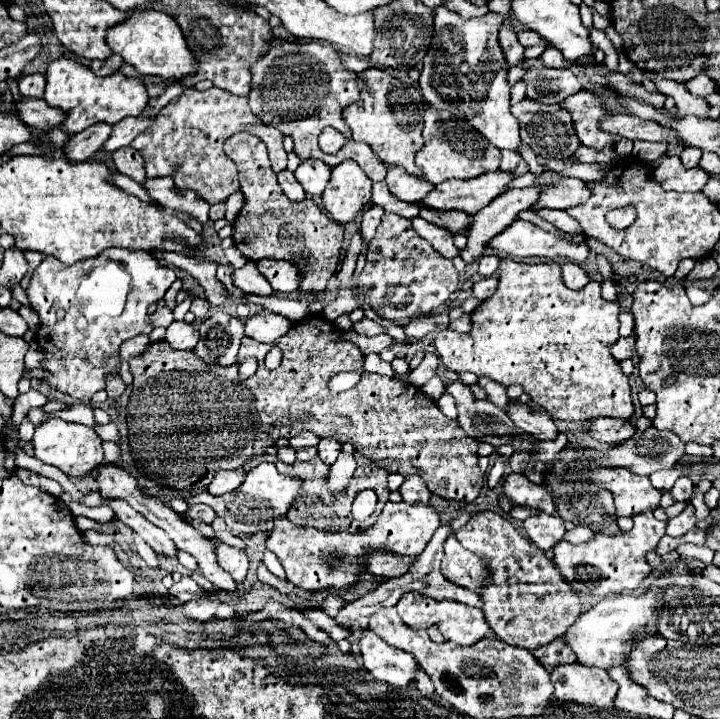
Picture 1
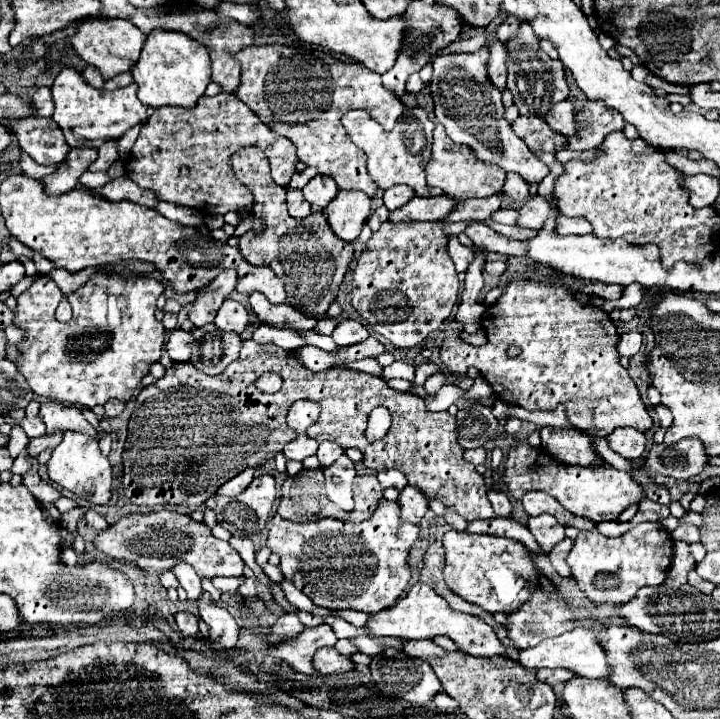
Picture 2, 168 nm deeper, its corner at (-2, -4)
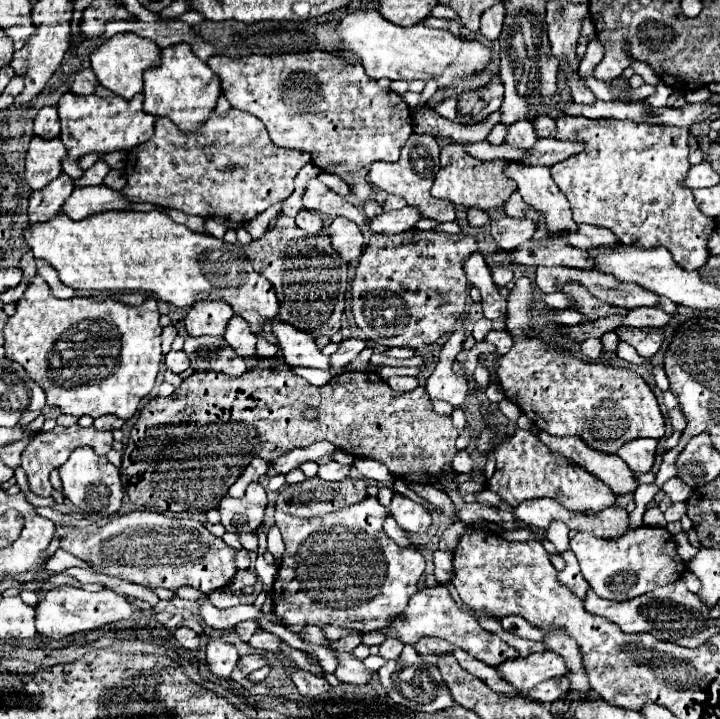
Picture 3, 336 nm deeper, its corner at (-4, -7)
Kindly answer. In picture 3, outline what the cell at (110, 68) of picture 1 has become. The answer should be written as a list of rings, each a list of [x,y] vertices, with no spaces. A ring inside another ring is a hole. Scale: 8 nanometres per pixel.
[[[86,68],[86,70],[82,70],[82,72],[76,74],[76,78],[74,78],[72,86],[70,86],[70,92],[72,92],[72,94],[78,94],[78,96],[92,94],[96,82],[98,82],[98,80],[96,80],[94,72],[92,72],[90,68]]]

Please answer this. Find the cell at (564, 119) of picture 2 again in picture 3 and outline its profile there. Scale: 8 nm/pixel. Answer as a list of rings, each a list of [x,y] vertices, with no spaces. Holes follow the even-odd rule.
[[[536,116],[532,120],[534,124],[534,130],[536,130],[536,136],[548,136],[548,138],[554,138],[554,128],[556,128],[556,120],[550,118],[550,116]]]

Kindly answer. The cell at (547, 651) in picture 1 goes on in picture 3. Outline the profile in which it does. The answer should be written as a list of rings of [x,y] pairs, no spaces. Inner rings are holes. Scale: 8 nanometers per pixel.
[[[556,678],[556,680],[546,680],[544,684],[538,684],[536,688],[528,690],[526,696],[530,696],[534,702],[554,702],[558,700],[562,694],[568,692],[568,680],[566,678]]]

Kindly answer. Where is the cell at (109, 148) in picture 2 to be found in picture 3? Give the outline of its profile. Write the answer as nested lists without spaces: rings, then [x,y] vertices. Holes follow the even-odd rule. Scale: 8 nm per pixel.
[[[98,160],[92,168],[84,170],[82,178],[74,180],[74,186],[100,186],[102,180],[104,180],[104,176],[106,176],[108,172],[110,172],[108,164],[106,164],[104,160]]]

